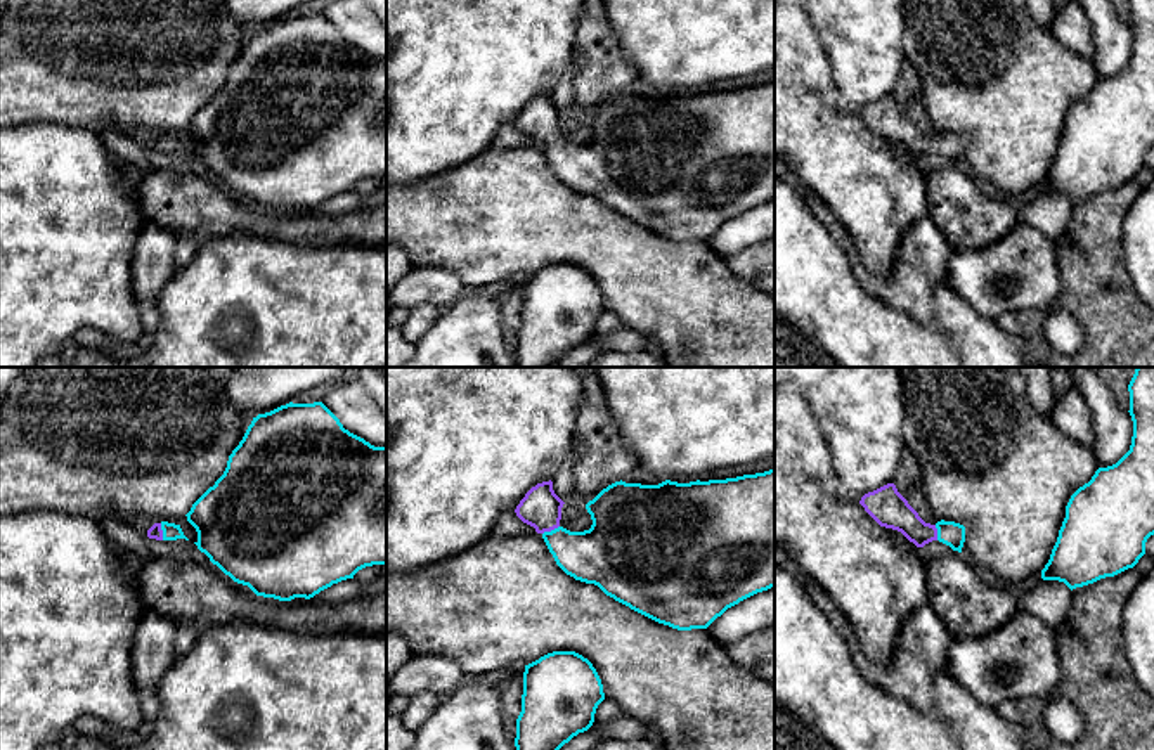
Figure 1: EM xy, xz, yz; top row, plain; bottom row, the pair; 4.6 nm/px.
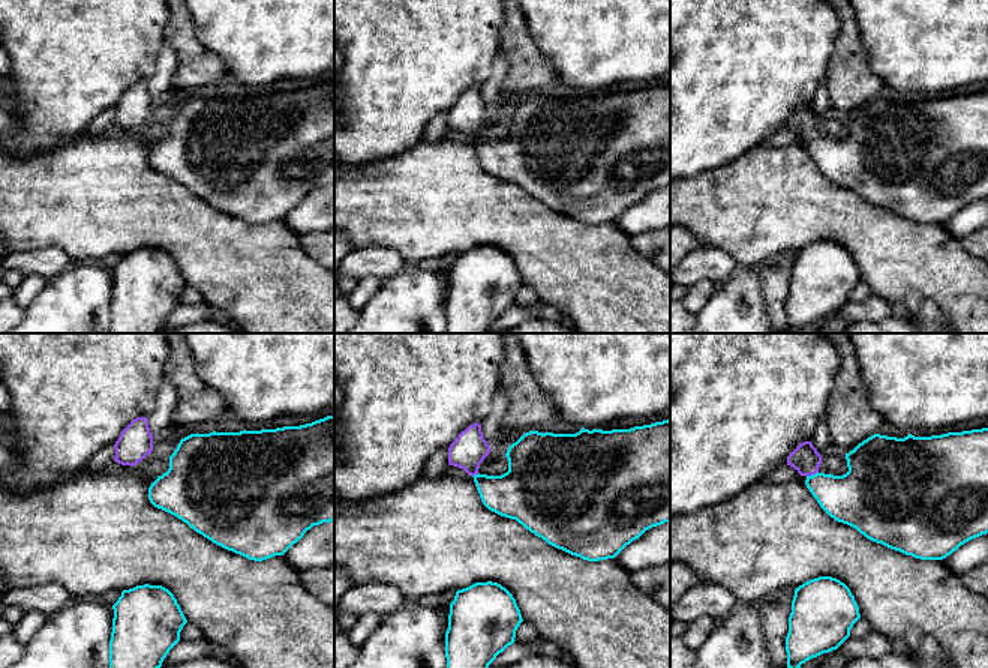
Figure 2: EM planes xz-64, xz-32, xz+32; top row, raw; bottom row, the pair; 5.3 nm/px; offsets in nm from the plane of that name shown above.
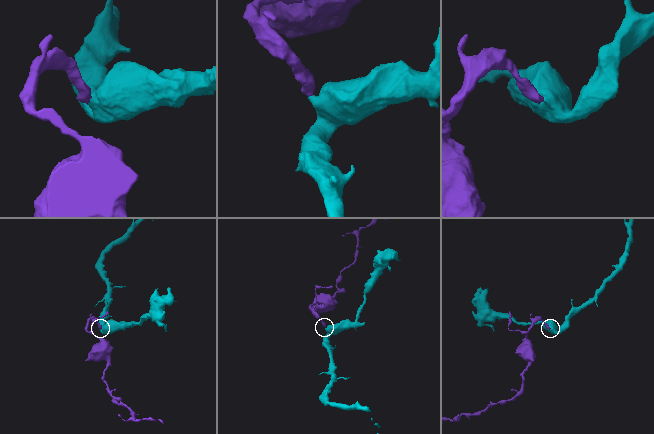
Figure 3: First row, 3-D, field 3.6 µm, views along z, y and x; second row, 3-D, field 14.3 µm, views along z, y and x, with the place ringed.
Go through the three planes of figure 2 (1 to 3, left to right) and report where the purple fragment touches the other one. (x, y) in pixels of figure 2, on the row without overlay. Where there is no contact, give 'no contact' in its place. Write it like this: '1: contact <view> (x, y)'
1: no contact
2: contact xz-32 (476, 138)
3: contact xz+32 (813, 138)

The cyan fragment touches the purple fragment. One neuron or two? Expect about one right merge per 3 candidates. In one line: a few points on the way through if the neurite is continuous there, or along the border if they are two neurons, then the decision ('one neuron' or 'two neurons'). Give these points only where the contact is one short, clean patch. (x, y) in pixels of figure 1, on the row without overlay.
way xy (170, 142), (163, 144), (155, 144); one neuron

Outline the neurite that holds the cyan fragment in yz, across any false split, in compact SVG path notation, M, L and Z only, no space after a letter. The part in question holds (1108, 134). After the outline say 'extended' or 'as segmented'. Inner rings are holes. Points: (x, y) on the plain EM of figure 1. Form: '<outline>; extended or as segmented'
M1128 0L1133 48L1130 62L1112 78L1099 80L1066 118L1043 192L1064 194L1071 203L1133 180L1154 147L1154 0Z; as segmented

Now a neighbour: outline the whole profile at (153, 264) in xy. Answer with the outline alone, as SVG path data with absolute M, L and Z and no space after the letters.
M147 223L135 242L132 286L144 333L154 334L161 322L159 294L175 274L177 236Z

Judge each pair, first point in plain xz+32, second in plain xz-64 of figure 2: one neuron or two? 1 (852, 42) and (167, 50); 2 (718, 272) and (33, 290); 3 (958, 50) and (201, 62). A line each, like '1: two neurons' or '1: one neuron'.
1: two neurons
2: two neurons
3: two neurons

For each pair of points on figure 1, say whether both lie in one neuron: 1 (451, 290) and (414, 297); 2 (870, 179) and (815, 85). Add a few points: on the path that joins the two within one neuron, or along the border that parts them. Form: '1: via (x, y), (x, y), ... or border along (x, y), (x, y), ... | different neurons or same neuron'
1: via (442, 290), (423, 290) | same neuron
2: via (848, 156), (815, 123), (815, 108) | same neuron

